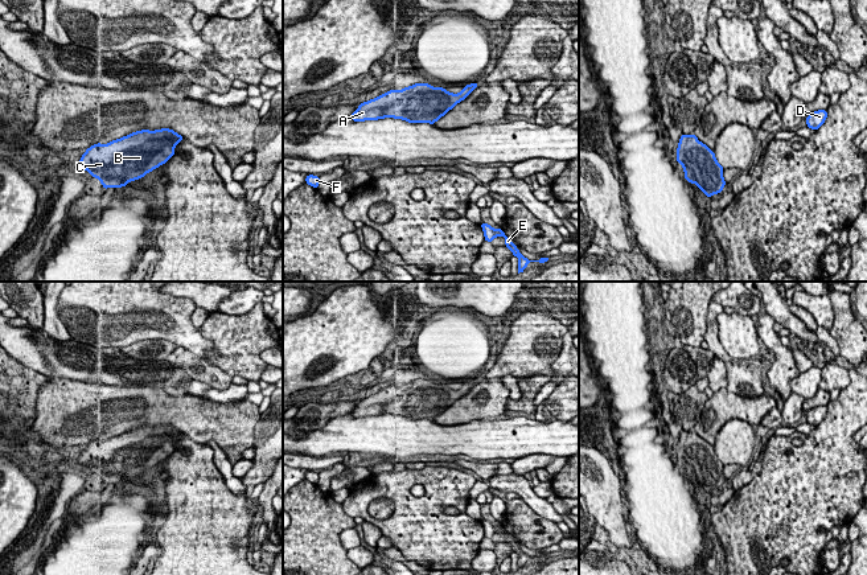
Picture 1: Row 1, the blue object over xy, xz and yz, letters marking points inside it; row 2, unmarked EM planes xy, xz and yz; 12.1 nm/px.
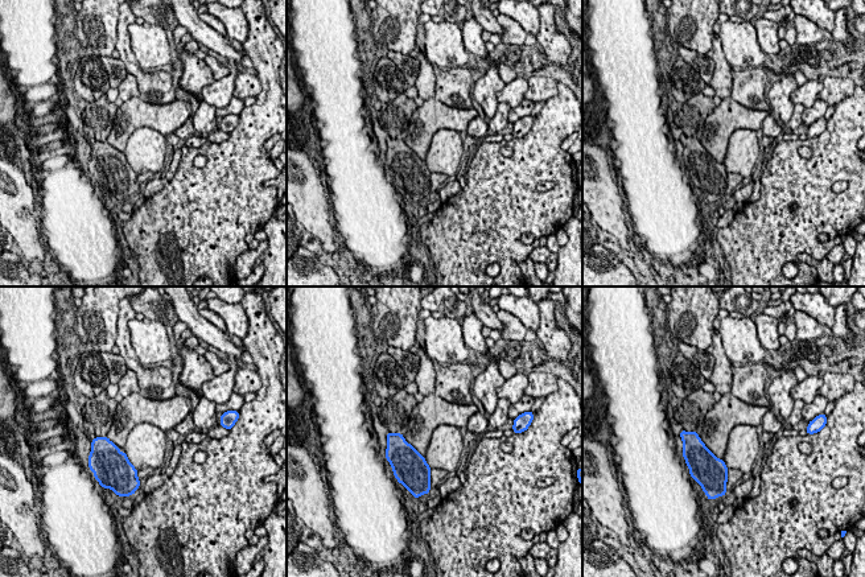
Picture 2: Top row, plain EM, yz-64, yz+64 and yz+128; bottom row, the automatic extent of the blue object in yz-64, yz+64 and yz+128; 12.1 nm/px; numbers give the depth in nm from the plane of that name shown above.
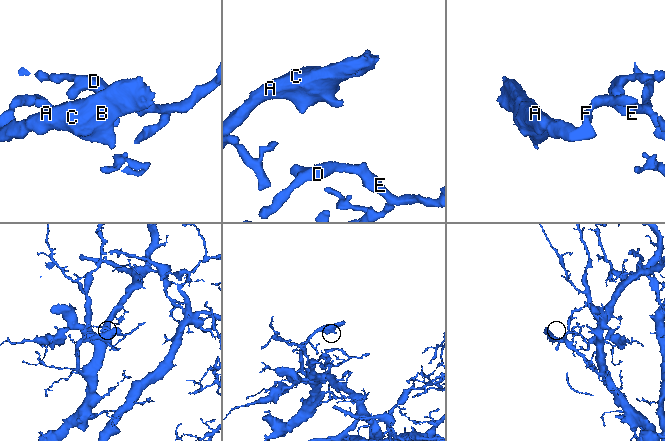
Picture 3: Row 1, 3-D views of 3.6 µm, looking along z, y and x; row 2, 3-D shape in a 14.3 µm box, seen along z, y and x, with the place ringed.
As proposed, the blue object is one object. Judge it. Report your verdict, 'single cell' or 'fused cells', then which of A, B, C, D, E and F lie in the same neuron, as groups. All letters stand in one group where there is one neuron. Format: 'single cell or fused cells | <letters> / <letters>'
single cell | A B C D E F

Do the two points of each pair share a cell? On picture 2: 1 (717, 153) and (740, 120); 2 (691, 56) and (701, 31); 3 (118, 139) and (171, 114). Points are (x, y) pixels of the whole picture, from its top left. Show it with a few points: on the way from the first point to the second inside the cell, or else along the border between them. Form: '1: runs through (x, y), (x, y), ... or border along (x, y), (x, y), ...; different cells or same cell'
1: runs through (717, 144), (717, 137), (730, 124); same cell
2: border along (682, 45), (704, 54); different cells
3: runs through (128, 126), (139, 115), (157, 115); same cell

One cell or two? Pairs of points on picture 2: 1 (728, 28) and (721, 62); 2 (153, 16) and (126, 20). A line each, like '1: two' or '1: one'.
1: two
2: two

